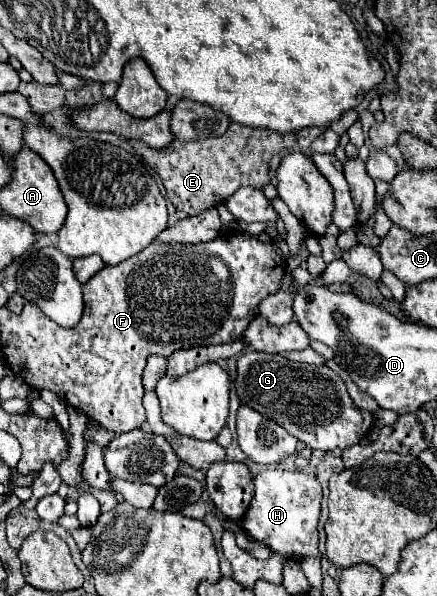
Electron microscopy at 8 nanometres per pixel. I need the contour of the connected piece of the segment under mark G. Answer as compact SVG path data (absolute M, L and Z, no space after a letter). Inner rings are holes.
M251 351L237 361L237 395L243 405L279 423L287 433L311 449L333 451L357 445L371 429L371 415L351 401L345 383L329 367L289 361L281 355Z

